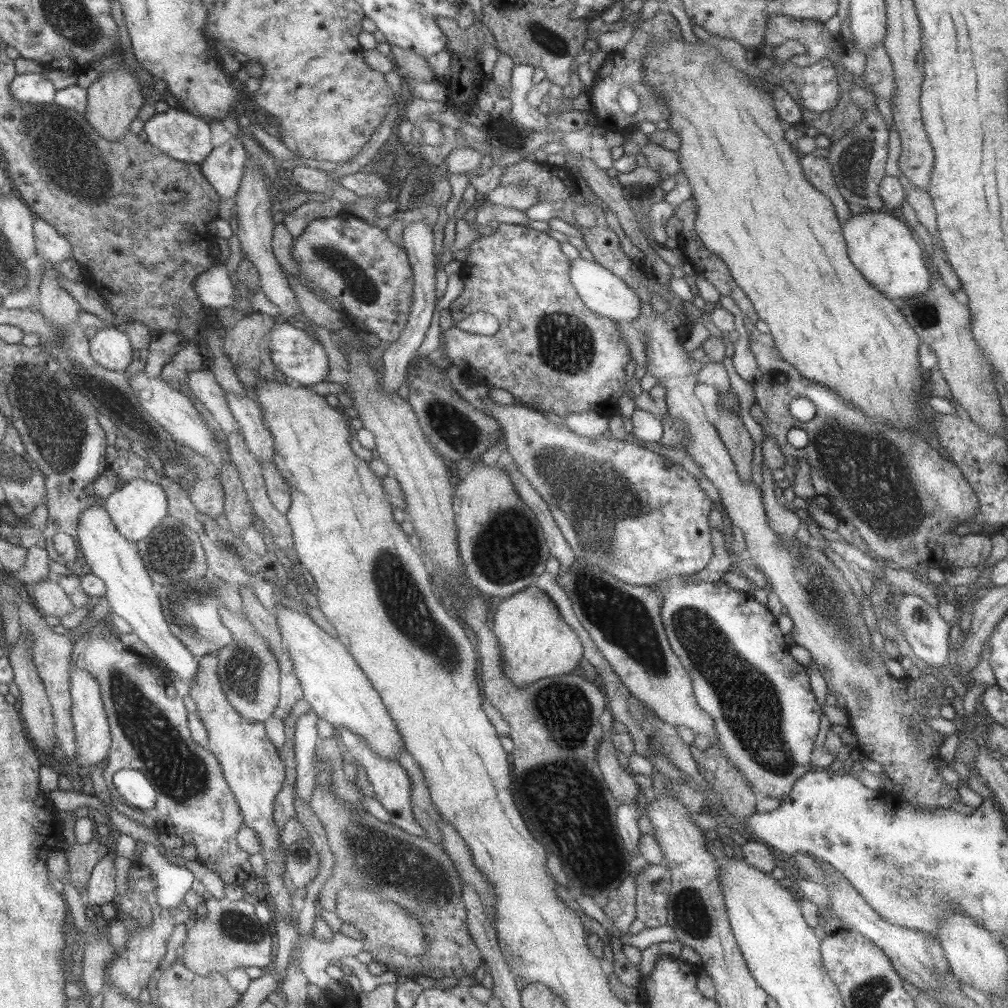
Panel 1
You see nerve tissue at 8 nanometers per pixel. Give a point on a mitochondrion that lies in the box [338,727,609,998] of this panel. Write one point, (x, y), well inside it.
(388, 867)

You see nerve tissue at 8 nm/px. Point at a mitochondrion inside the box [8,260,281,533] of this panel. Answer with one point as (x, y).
(55, 426)

